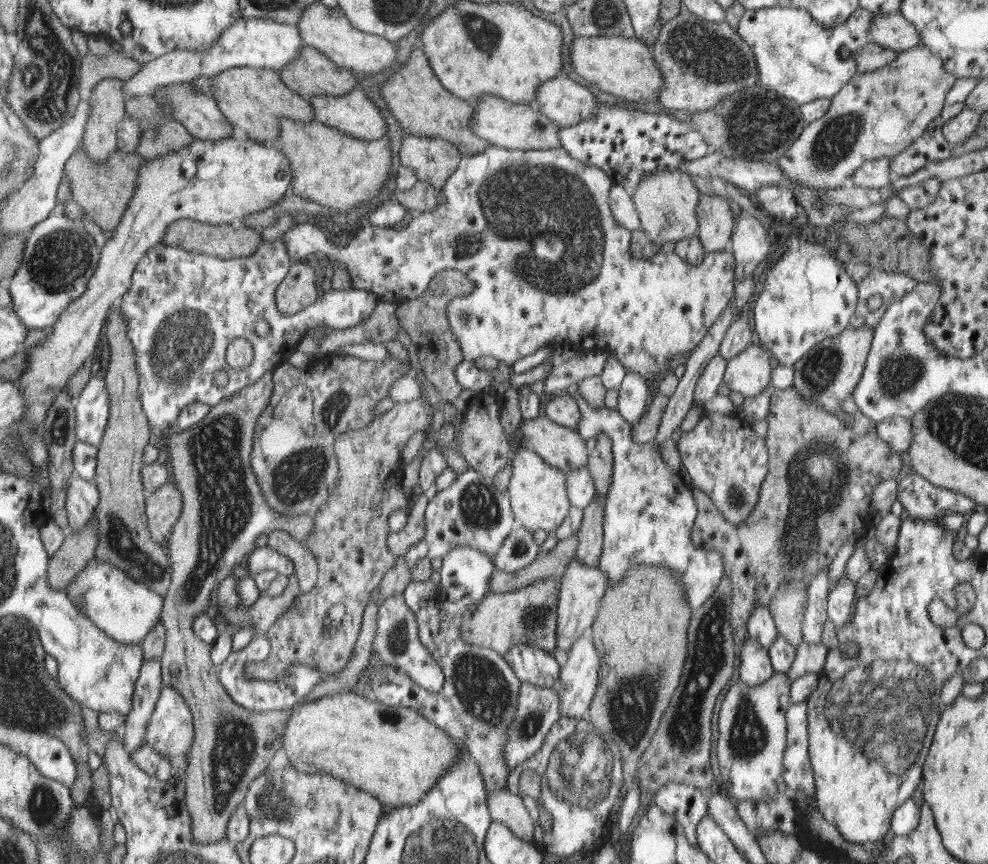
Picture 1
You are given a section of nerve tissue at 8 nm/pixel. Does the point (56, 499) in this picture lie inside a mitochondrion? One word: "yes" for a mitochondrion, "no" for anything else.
no

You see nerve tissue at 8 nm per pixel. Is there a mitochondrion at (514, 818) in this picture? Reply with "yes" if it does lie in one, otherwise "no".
no

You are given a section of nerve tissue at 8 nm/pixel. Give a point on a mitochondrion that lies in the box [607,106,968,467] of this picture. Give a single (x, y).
(835, 141)

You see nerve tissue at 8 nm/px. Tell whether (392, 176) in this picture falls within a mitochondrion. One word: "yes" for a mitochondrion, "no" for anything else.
no

